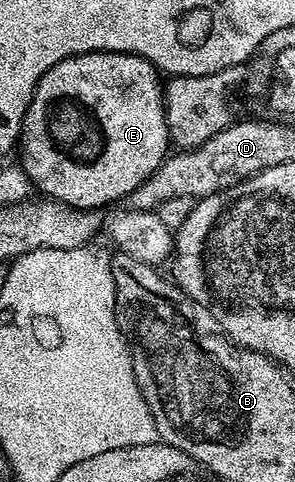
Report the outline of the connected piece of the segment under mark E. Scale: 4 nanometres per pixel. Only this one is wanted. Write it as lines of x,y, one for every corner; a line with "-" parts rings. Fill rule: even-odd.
86,52
80,56
70,56
57,66
53,66
41,77
43,88
35,88
32,102
35,108
29,108
23,119
23,130
19,134
18,147
23,148
21,167
27,173
32,185
39,188
46,197
61,201
77,209
102,209
102,204
111,204
114,200
127,198
135,188
145,183
162,166
169,150
167,134
167,115
163,109
164,85
159,84
161,73
155,65
140,56
130,56
127,52
-
55,96
79,96
79,100
87,100
95,112
99,112
99,120
103,120
103,128
107,128
107,152
103,152
103,160
95,164
95,168
75,168
75,164
67,164
59,152
51,152
51,144
47,144
47,132
43,132
43,112
47,112
47,104
55,100

